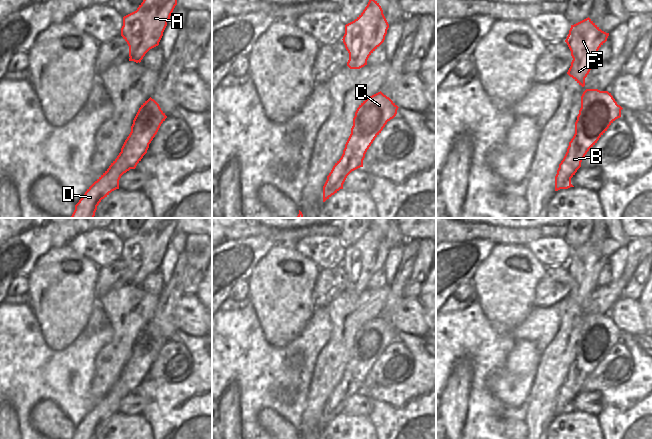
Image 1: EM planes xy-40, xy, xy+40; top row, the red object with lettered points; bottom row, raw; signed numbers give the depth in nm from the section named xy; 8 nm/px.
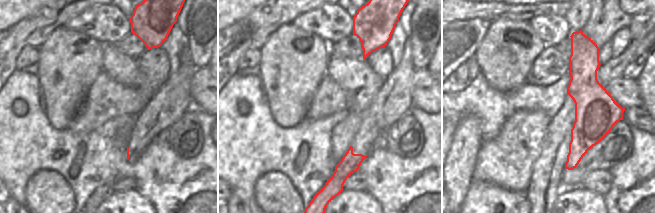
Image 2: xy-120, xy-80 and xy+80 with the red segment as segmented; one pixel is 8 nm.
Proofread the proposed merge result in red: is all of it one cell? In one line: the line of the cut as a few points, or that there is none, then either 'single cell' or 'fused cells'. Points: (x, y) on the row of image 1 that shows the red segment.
cut none; single cell

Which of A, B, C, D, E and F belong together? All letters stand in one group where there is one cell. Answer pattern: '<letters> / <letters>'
A B C D E F

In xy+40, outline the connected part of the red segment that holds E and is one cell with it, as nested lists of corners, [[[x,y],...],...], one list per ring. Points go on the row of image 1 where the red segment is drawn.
[[[589,17],[571,25],[565,42],[573,60],[567,74],[582,87],[592,66],[597,63],[599,48],[608,36],[609,33],[602,31]]]

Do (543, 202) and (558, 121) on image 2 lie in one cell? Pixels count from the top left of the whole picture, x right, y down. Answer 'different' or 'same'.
same

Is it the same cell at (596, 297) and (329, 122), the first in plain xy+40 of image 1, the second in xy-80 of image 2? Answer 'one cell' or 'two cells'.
two cells

